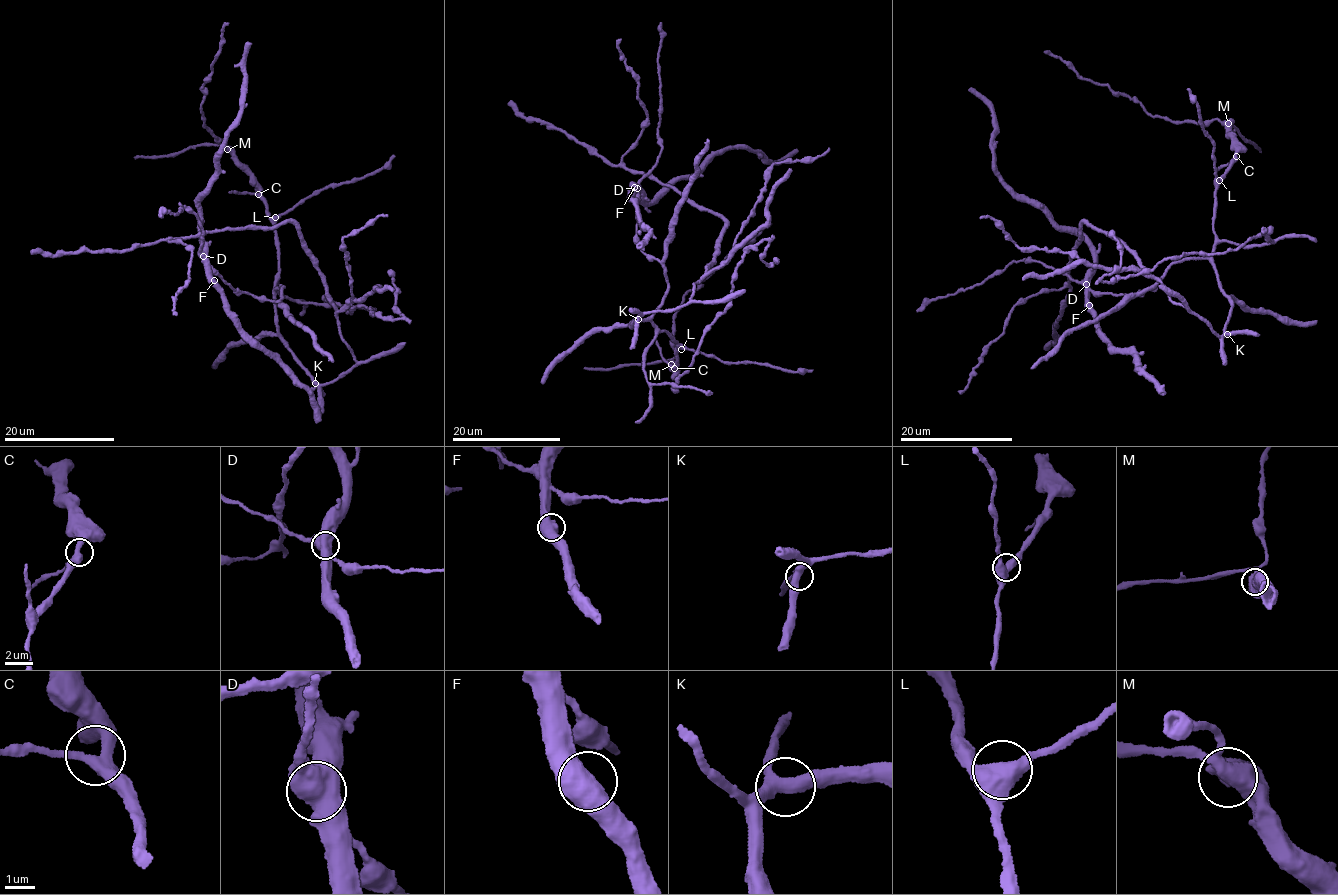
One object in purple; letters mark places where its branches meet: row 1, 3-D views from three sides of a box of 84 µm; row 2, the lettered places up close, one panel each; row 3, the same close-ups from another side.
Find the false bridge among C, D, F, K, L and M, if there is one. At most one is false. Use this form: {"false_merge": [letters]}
{"false_merge": []}

